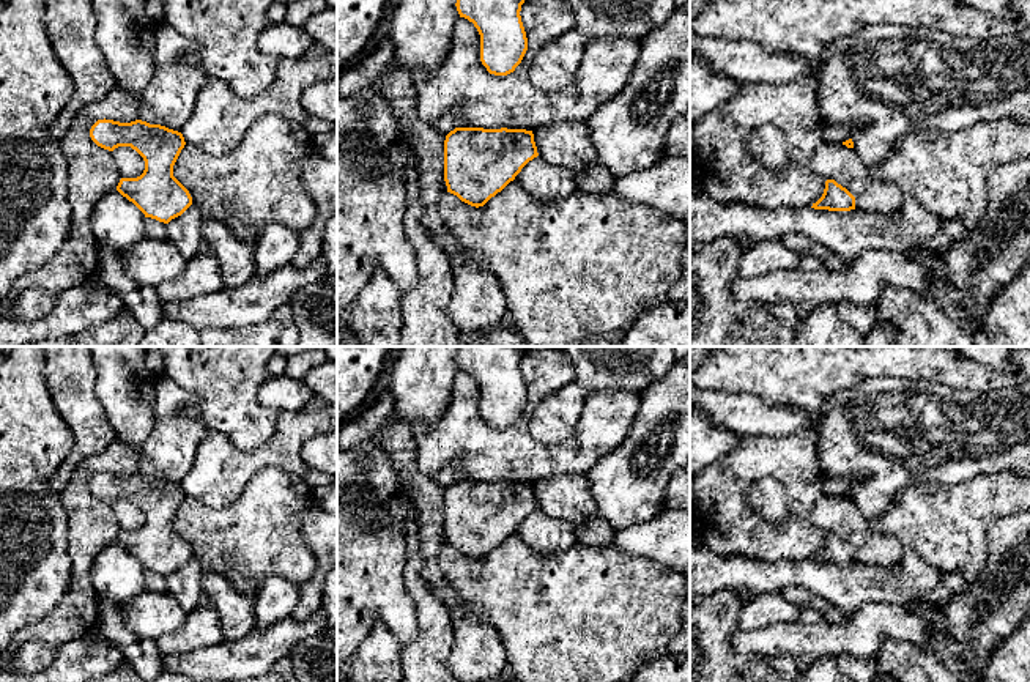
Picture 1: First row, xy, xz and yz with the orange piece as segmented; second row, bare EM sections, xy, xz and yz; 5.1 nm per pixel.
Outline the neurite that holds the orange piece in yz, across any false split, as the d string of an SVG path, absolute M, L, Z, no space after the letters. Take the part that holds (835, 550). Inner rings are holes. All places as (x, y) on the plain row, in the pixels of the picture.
M827 532L822 550L813 556L811 561L828 564L850 564L855 562L855 550L835 532Z

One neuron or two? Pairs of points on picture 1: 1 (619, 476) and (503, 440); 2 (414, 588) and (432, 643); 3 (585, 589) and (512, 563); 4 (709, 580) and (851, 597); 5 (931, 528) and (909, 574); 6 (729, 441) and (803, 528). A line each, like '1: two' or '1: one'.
1: two
2: one
3: one
4: one
5: two
6: two

